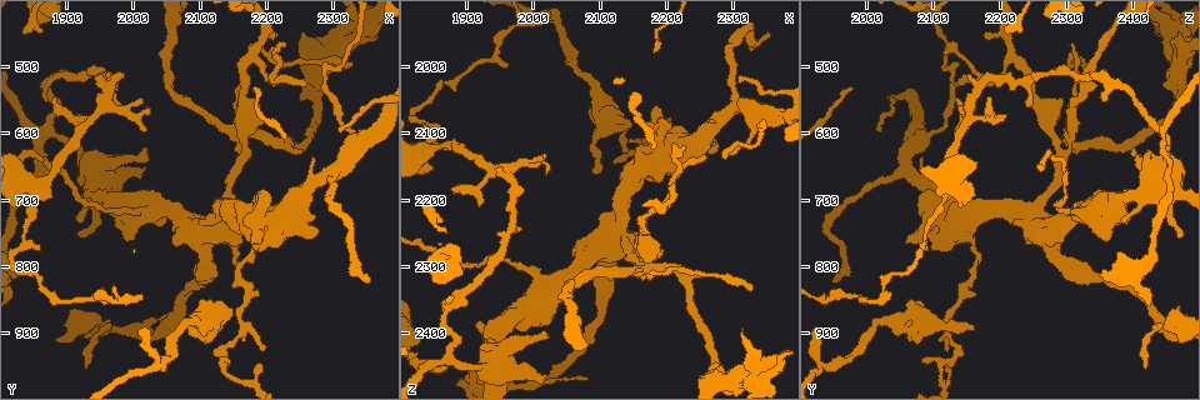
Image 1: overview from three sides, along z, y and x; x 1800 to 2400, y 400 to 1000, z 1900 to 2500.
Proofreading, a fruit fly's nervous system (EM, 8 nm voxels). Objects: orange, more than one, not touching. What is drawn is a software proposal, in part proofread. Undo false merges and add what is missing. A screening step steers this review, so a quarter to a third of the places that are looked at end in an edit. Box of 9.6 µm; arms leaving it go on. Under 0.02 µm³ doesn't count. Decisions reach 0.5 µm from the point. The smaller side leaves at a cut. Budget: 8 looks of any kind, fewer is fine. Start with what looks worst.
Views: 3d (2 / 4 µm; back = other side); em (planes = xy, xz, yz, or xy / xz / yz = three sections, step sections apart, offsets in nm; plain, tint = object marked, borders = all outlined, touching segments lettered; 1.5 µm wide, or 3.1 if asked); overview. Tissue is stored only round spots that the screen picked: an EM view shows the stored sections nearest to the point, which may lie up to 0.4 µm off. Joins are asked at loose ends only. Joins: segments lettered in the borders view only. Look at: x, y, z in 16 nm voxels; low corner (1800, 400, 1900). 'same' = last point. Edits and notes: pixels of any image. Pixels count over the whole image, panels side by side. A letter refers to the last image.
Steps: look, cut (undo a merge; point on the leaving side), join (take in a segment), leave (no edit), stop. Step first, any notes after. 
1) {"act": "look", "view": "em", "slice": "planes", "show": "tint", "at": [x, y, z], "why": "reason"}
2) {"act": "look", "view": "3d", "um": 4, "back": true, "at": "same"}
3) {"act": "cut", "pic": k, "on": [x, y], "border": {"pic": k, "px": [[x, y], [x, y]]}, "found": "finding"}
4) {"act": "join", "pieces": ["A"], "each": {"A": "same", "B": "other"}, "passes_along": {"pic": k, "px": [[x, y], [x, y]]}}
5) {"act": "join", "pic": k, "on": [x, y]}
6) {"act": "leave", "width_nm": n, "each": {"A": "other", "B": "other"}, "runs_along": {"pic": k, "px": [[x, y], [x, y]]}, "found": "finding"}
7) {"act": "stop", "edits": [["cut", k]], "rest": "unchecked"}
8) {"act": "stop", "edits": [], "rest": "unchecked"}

{"act": "look", "view": "3d", "um": 2, "at": [2160, 635, 2295], "why": "arms run side by side"}

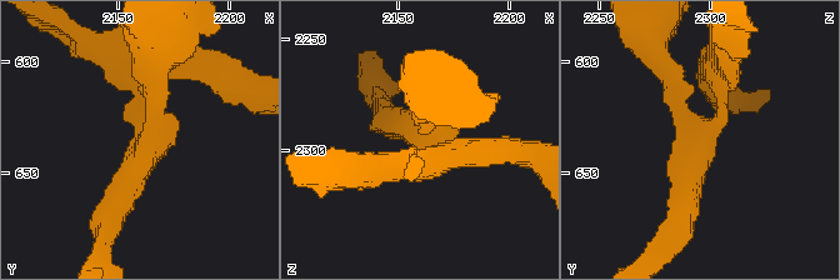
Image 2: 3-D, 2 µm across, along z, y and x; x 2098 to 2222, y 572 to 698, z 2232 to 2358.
{"act": "look", "view": "em", "slice": "planes", "show": "tint", "at": [2165, 635, 2295], "why": "now the EM"}

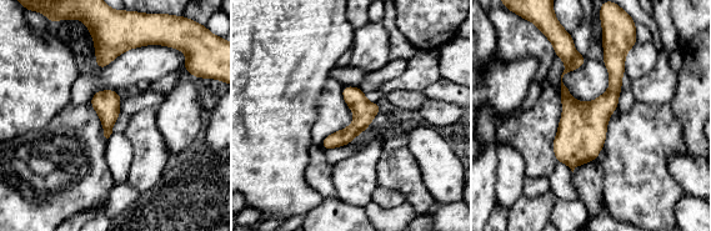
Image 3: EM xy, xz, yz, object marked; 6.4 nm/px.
{"act": "look", "view": "em", "slice": "planes", "show": "borders", "at": "same", "why": "see the neighbours"}

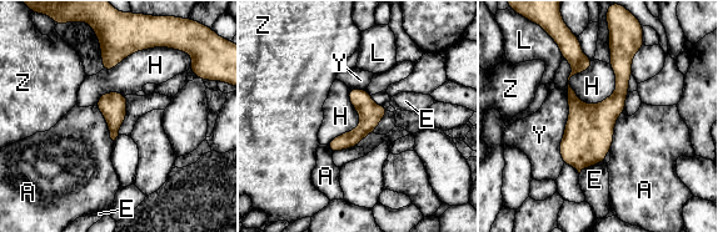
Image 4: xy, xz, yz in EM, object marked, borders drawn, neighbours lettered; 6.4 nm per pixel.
{"act": "leave", "each": {"A": "other", "E": "other", "H": "other", "L": "other", "Y": "other", "Z": "other"}, "runs_along": {"pic": 4, "px": [[616, 48], [622, 91], [579, 167]]}, "found": "continuous, no second cell"}

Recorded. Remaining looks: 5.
{"act": "look", "view": "em", "slice": "xz", "step": 8, "show": "tint", "at": [2090, 895, 2160], "why": "tapers out"}

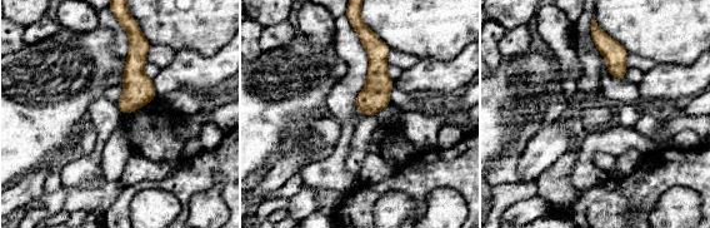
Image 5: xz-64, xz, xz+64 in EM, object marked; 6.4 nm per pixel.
{"act": "look", "view": "em", "slice": "xz", "step": 8, "show": "borders", "at": "same", "why": "see the neighbours"}

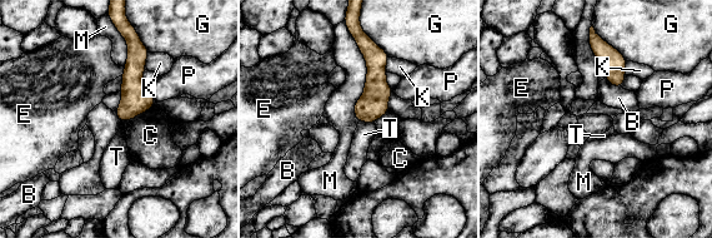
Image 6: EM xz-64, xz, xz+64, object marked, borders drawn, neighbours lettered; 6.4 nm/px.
{"act": "leave", "each": {"B": "other", "C": "other", "E": "other", "G": "other", "K": "other", "M": "other", "P": "other", "T": "other"}, "border": {"pic": 6, "px": [[349, 33], [366, 63], [359, 120]]}, "found": "none of them fits"}

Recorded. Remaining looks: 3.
{"act": "look", "view": "3d", "um": 4, "back": true, "at": [2180, 780, 2160], "why": "sharp bend"}

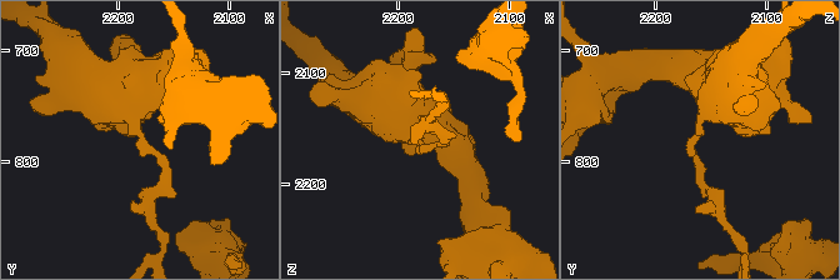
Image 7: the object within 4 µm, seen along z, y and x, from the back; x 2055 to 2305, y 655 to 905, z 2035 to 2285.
{"act": "look", "view": "em", "slice": "xz", "step": 8, "show": "tint", "at": [2178, 776, 2162], "why": "now the EM"}

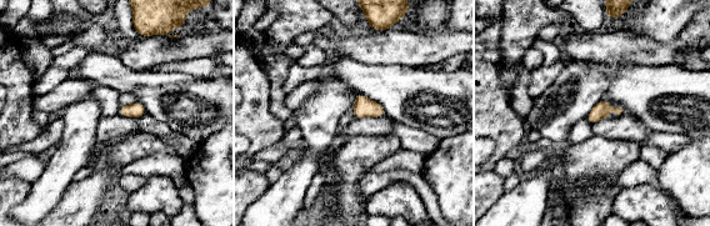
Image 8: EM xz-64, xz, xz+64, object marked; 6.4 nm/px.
{"act": "look", "view": "em", "slice": "yz", "step": 4, "show": "borders", "at": "same", "why": "cut it another way"}

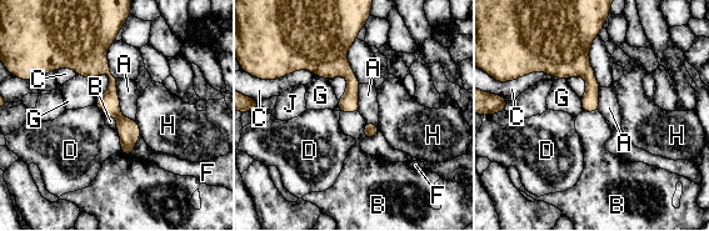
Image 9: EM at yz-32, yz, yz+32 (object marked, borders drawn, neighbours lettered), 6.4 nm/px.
{"act": "leave", "each": {"A": "other", "B": "other", "C": "other", "D": "other", "F": "other", "G": "other", "H": "other", "J": "other"}, "border": {"pic": 9, "px": [[116, 132], [120, 139], [120, 150]]}, "found": "all the same cell"}

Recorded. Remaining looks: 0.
{"act": "stop", "edits": [], "rest": "unchecked"}

